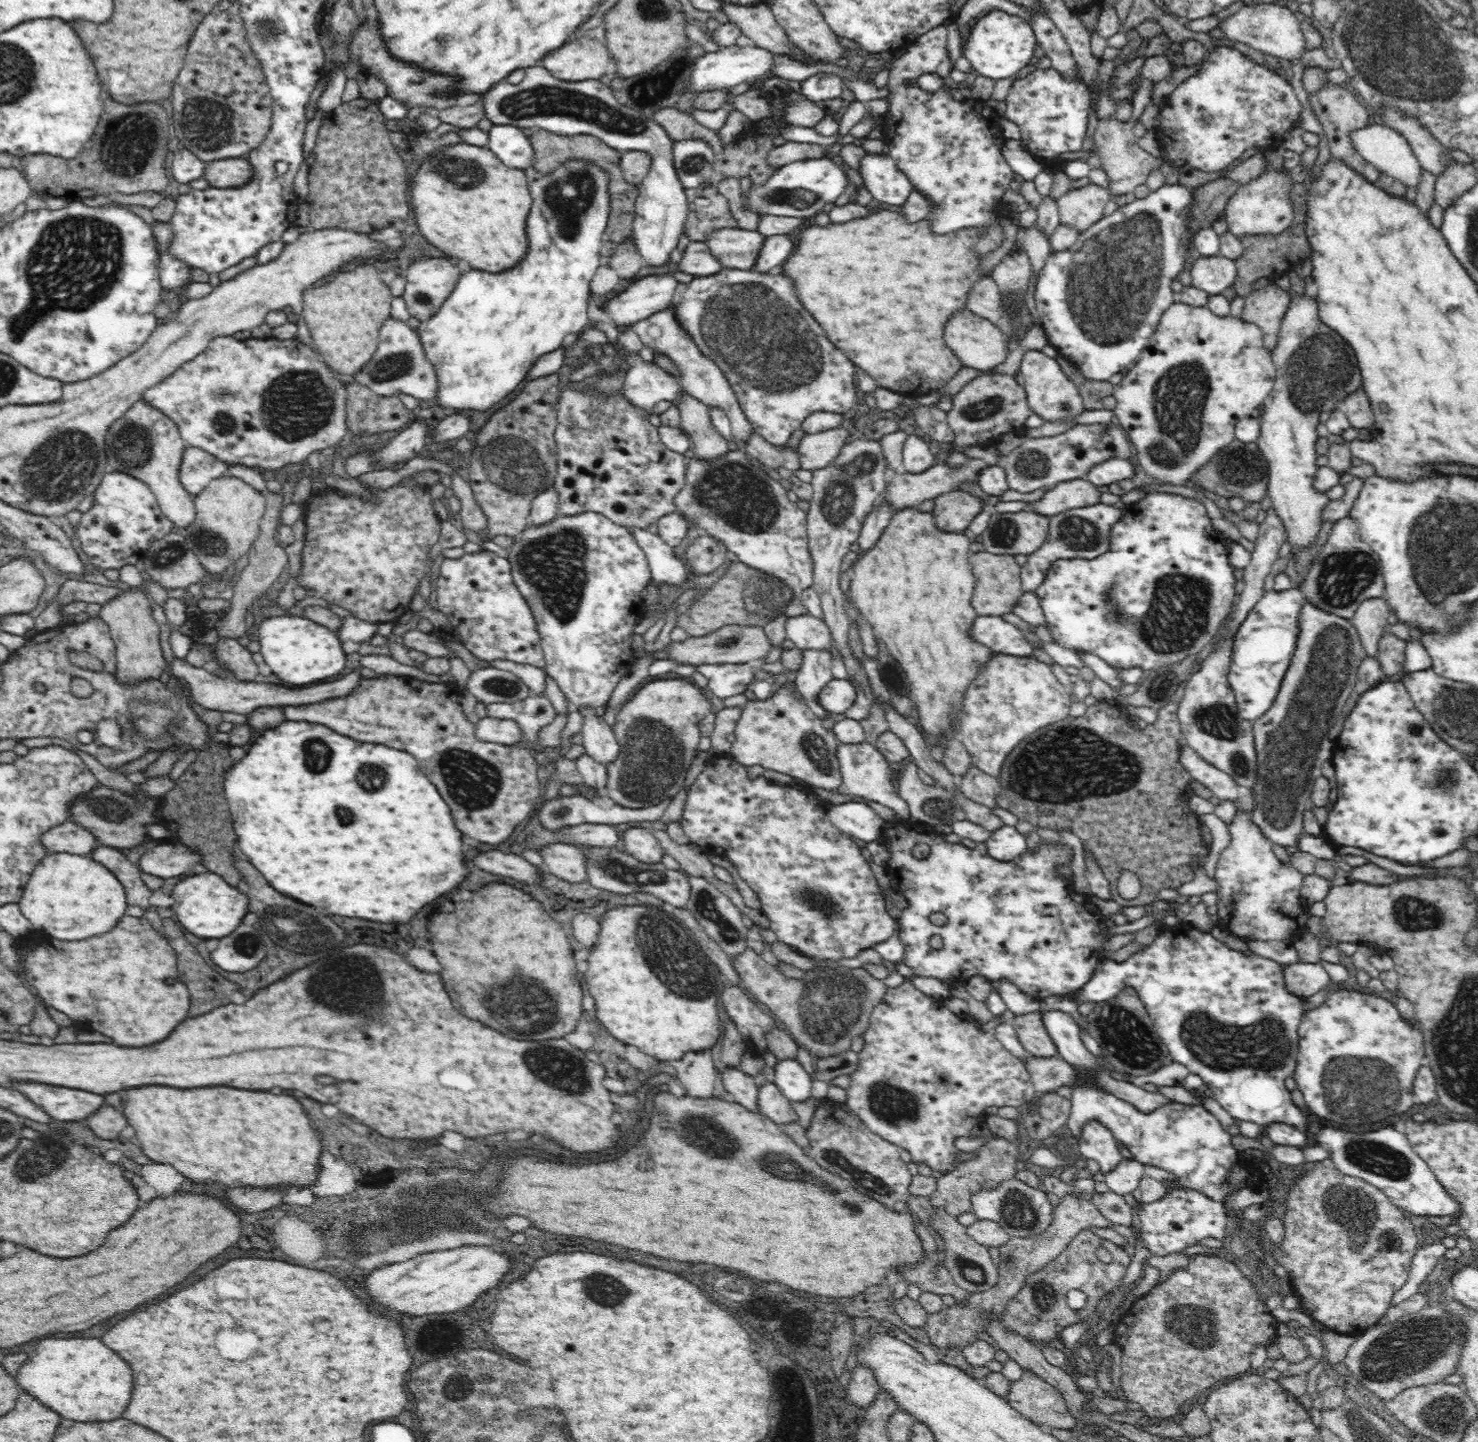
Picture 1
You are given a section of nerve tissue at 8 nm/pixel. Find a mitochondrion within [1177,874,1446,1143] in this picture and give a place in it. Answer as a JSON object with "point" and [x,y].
{"point":[1360,1085]}

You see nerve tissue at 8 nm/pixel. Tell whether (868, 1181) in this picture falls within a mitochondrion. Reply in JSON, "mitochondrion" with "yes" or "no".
{"mitochondrion":"yes"}

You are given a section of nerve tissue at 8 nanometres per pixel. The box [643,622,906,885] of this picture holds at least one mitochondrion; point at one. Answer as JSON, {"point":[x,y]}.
{"point":[815,750]}

